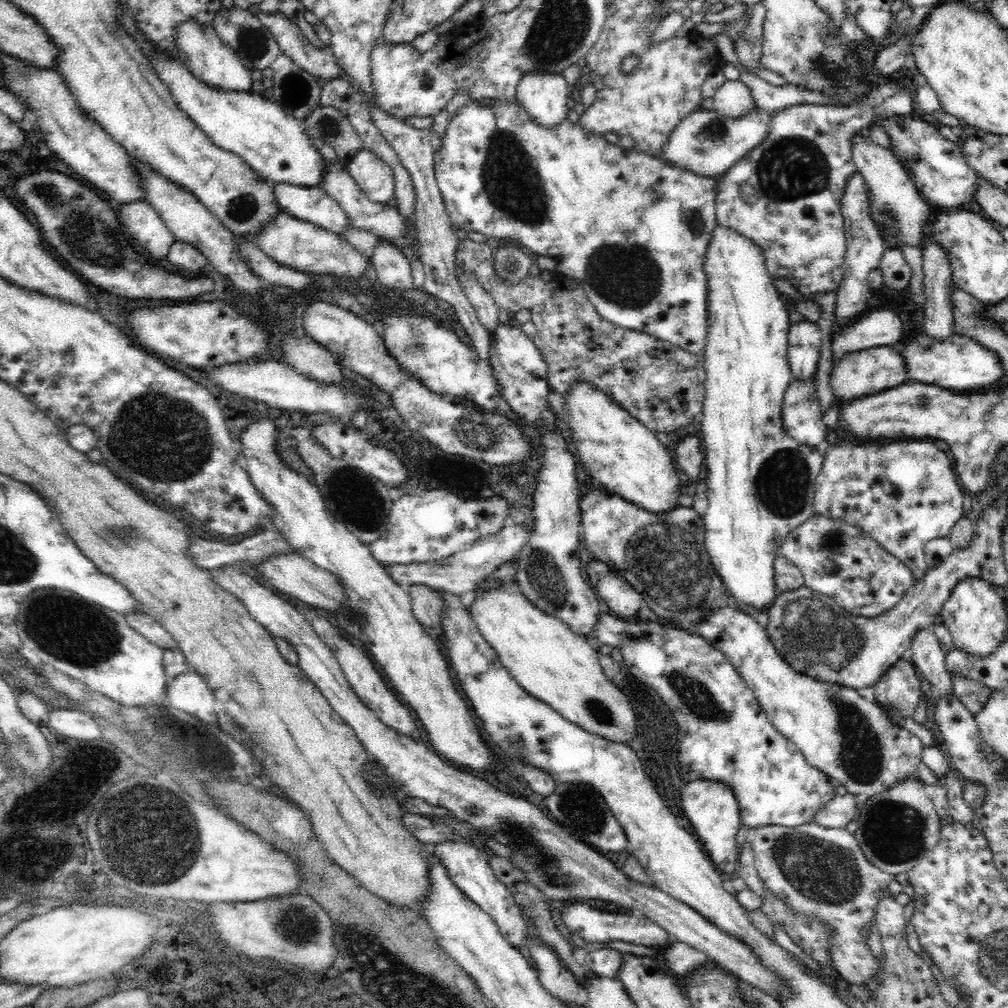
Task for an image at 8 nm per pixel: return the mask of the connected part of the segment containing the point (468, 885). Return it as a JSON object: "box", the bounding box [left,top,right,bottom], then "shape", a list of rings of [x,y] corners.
{"box":[432,841,526,947],"shape":[[[444,841],[432,846],[433,852],[446,868],[448,877],[472,902],[488,913],[498,925],[504,938],[515,947],[524,943],[526,925],[520,914],[519,904],[514,900],[508,887],[494,875],[486,854],[481,853],[473,844],[460,841]]]}

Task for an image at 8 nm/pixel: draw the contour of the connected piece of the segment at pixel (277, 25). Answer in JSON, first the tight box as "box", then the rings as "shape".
{"box":[256,12,346,81],"shape":[[[263,12],[256,14],[261,23],[272,31],[278,41],[279,49],[298,66],[302,66],[312,76],[330,81],[332,78],[346,77],[346,73],[338,68],[332,49],[318,49],[306,40],[304,34],[295,22],[286,18],[282,12]]]}

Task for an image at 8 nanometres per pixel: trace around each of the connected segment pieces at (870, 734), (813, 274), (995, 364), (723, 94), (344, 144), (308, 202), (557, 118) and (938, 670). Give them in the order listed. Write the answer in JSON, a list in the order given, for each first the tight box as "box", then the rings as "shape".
[{"box":[696,606,924,799],"shape":[[[726,606],[718,612],[712,612],[696,628],[712,647],[730,659],[738,674],[753,690],[770,723],[798,747],[806,763],[824,772],[830,779],[836,778],[848,793],[855,797],[866,794],[869,799],[892,788],[897,782],[917,778],[924,746],[916,735],[891,724],[875,701],[865,700],[856,690],[836,683],[818,681],[792,669],[778,655],[768,639],[767,631],[756,619]]]},{"box":[715,84,912,316],"shape":[[[897,84],[874,87],[865,98],[852,105],[835,107],[820,100],[818,104],[789,106],[774,116],[768,138],[723,173],[717,182],[715,214],[720,226],[754,241],[764,253],[765,265],[772,278],[784,278],[794,285],[804,299],[816,304],[819,316],[823,312],[817,296],[835,291],[845,271],[846,227],[840,200],[848,176],[857,170],[852,159],[850,138],[873,123],[910,115],[912,110],[910,90]]]},{"box":[900,334,1005,392],"shape":[[[922,334],[904,342],[900,351],[906,360],[906,369],[910,379],[936,385],[950,392],[986,392],[988,386],[994,386],[1005,376],[1004,367],[998,355],[964,335],[954,334],[948,340],[934,341]]]},{"box":[713,79,755,118],"shape":[[[740,79],[724,82],[713,98],[714,112],[726,118],[741,118],[755,110],[752,92]]]},{"box":[302,105,361,162],"shape":[[[317,105],[302,122],[310,140],[321,140],[331,146],[336,157],[347,162],[361,151],[361,140],[348,118],[333,106]]]},{"box":[273,183,352,236],"shape":[[[277,183],[273,194],[277,206],[290,216],[320,226],[337,236],[344,236],[352,226],[346,211],[322,187]]]},{"box":[516,72,571,127],"shape":[[[526,72],[520,78],[516,99],[540,127],[556,127],[567,118],[571,90],[562,72]]]},{"box":[910,626,953,694],"shape":[[[926,626],[916,632],[910,655],[917,671],[930,682],[935,694],[953,694],[950,673],[946,670],[945,652],[935,635],[934,627]]]}]

